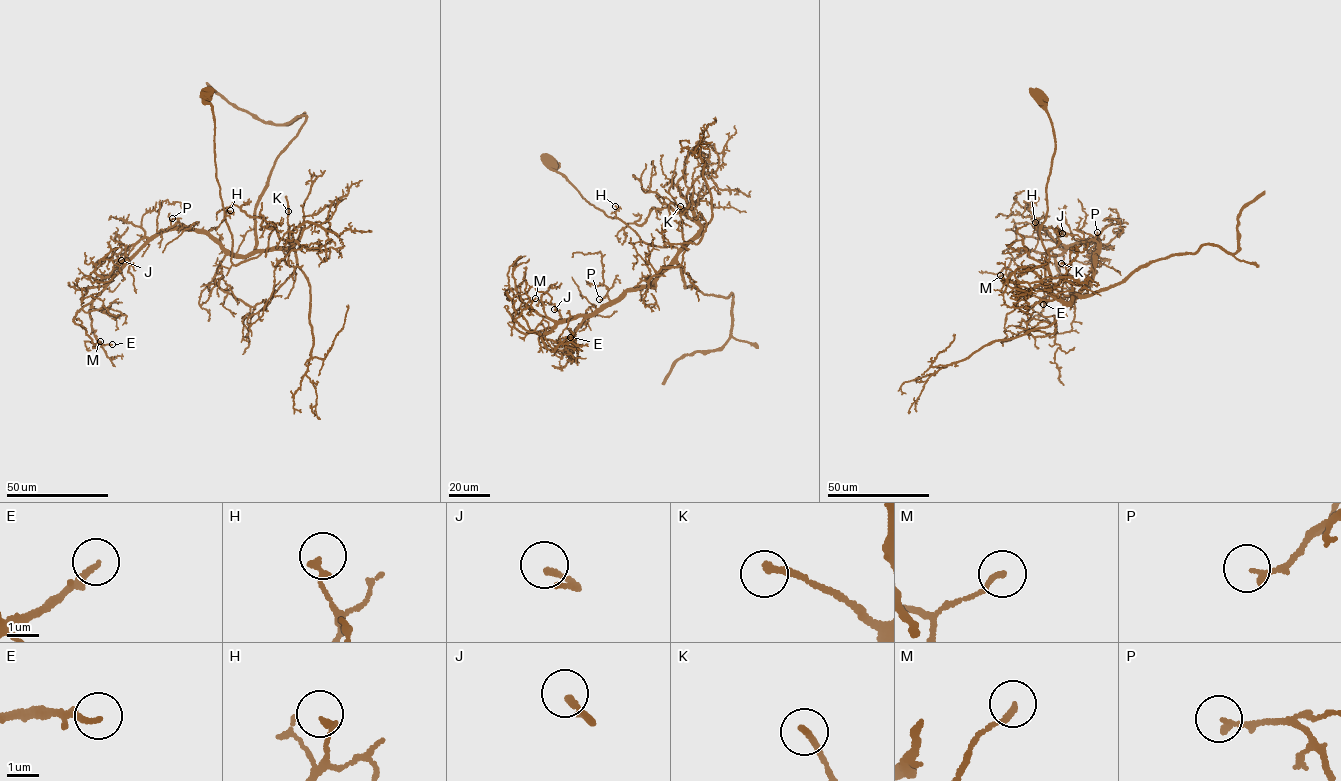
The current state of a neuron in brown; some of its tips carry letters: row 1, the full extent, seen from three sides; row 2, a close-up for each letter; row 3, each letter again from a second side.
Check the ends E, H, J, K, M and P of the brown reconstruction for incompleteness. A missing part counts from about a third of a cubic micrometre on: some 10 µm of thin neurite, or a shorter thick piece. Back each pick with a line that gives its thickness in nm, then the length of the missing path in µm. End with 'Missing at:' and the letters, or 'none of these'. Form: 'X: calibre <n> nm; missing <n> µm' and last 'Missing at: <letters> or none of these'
Missing at: none of these

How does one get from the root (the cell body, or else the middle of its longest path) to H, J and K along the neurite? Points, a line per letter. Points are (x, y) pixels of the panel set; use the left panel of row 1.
H: (206, 94), (214, 123), (216, 176), (220, 198), (227, 216), (230, 210)
J: (206, 94), (231, 262), (260, 254), (231, 253), (201, 231), (174, 229), (150, 237), (121, 260)
K: (206, 94), (214, 123), (216, 176), (232, 235), (231, 262), (238, 264), (261, 252), (291, 248), (288, 211)

